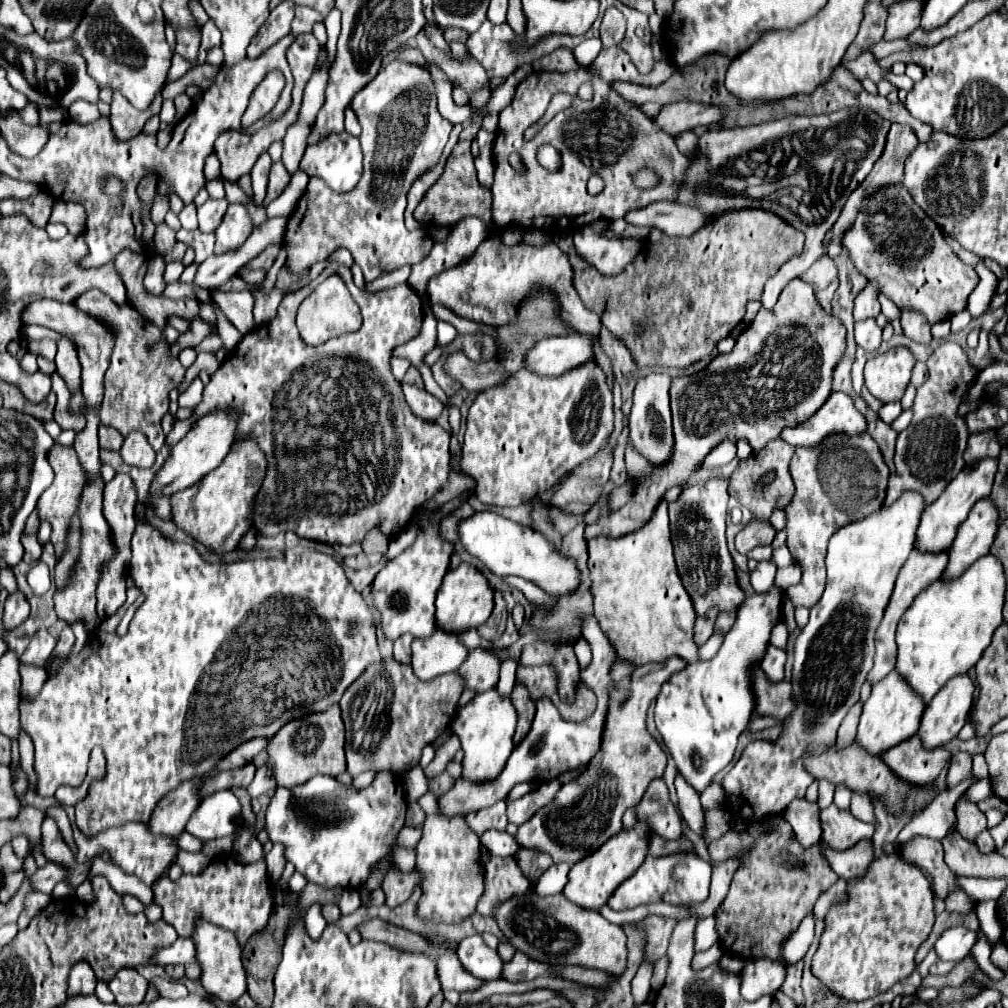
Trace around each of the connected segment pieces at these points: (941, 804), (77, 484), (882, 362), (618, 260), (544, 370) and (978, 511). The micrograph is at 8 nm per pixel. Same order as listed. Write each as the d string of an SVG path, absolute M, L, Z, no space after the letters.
M969 777L961 783L957 783L951 789L945 789L935 797L935 801L921 811L919 815L913 817L913 821L899 833L897 843L901 845L903 841L909 841L911 837L931 837L931 839L943 839L957 823L955 817L955 803L957 799L973 785L977 783L977 777Z
M53 445L51 453L49 453L49 463L55 471L55 479L51 483L51 487L41 495L39 503L37 503L37 511L41 519L47 519L53 525L53 533L51 533L51 543L57 547L57 557L61 559L65 553L65 539L67 539L67 531L69 531L69 523L71 517L75 513L75 505L79 505L79 493L83 491L83 485L87 483L87 473L83 473L83 467L77 461L77 453L73 447L61 447L61 445Z
M893 347L865 365L865 387L881 403L901 401L915 363L907 347Z
M581 227L575 233L575 249L583 261L595 267L601 275L611 277L621 273L643 247L637 237L607 237L591 227Z
M573 333L567 337L549 337L537 343L527 357L527 369L539 375L557 377L569 371L569 363L577 363L571 367L575 369L591 361L595 361L593 335Z
M989 497L973 505L967 521L959 527L949 547L949 563L943 571L945 577L959 577L971 563L989 553L997 535L997 521L999 511Z

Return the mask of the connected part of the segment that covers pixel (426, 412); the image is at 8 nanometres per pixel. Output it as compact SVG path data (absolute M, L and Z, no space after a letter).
M403 385L403 391L405 391L407 405L423 421L435 421L441 415L441 411L445 409L445 405L439 399L435 399L427 391L417 389L415 385Z

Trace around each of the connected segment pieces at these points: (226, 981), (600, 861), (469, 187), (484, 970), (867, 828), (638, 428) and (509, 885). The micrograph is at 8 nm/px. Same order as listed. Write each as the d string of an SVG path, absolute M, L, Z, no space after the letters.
M197 919L191 941L195 943L195 951L197 951L197 963L201 967L199 981L201 981L203 989L209 995L213 995L225 1003L235 1003L247 991L245 969L241 963L241 945L237 943L235 935L231 931L221 929L219 925Z
M637 821L631 829L621 829L615 837L611 837L611 841L607 841L603 847L599 847L595 853L591 853L591 857L585 857L583 861L575 863L569 871L569 883L563 889L563 895L585 907L585 909L599 909L601 905L607 903L607 899L611 897L611 893L627 879L635 873L635 869L639 869L639 865L645 861L647 857L647 837L651 835L651 825L647 825L647 821Z
M459 141L447 163L443 175L435 181L435 185L425 193L423 201L415 209L415 219L433 227L451 227L465 217L479 217L481 221L491 221L491 193L477 179L477 169L471 155L471 141Z
M479 935L463 939L457 947L457 957L459 957L463 969L467 969L473 977L481 977L483 981L501 977L503 961L501 961L499 953L489 949Z
M835 805L823 809L819 819L823 841L837 851L845 851L849 847L855 847L863 839L871 839L875 831L873 825L857 821L853 815L849 815L847 809L837 809Z
M649 375L637 381L633 393L633 407L629 415L629 439L635 449L645 455L653 465L661 465L669 459L673 447L673 431L671 431L671 411L669 411L669 375Z
M491 855L485 865L485 873L487 873L487 893L483 893L477 905L477 913L481 915L491 915L501 901L531 889L529 879L521 873L513 857Z

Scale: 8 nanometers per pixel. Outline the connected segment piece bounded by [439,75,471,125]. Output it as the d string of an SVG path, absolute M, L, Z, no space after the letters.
M447 75L439 79L439 113L443 119L447 119L449 123L453 125L459 125L467 119L471 119L471 107L457 107L453 97L451 97L451 85L449 85L449 79Z

